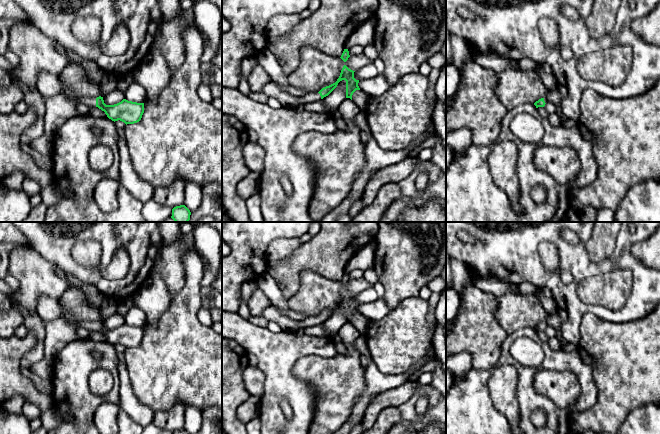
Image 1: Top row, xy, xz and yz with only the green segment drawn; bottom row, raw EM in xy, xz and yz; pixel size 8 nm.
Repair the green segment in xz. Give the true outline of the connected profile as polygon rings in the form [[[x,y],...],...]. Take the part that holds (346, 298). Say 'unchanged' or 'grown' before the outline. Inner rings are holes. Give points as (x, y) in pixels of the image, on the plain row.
grown; [[[346,289],[343,290],[340,300],[337,305],[329,310],[322,312],[317,317],[307,317],[303,320],[297,321],[298,328],[304,329],[310,326],[318,325],[328,320],[338,309],[338,307],[342,304],[346,305],[346,322],[350,322],[352,324],[352,319],[356,314],[360,314],[358,307],[359,304],[354,302],[353,294],[349,293]]]

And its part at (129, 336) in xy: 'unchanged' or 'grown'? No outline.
grown

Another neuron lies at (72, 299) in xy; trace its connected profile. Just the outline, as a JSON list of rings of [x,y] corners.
[[[68,287],[57,296],[57,300],[62,313],[69,310],[78,321],[97,322],[102,318],[100,307],[90,304],[80,289]]]

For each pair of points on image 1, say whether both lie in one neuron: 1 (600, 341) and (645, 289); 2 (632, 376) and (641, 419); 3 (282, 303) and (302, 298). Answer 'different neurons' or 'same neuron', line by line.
1: different neurons
2: different neurons
3: different neurons

